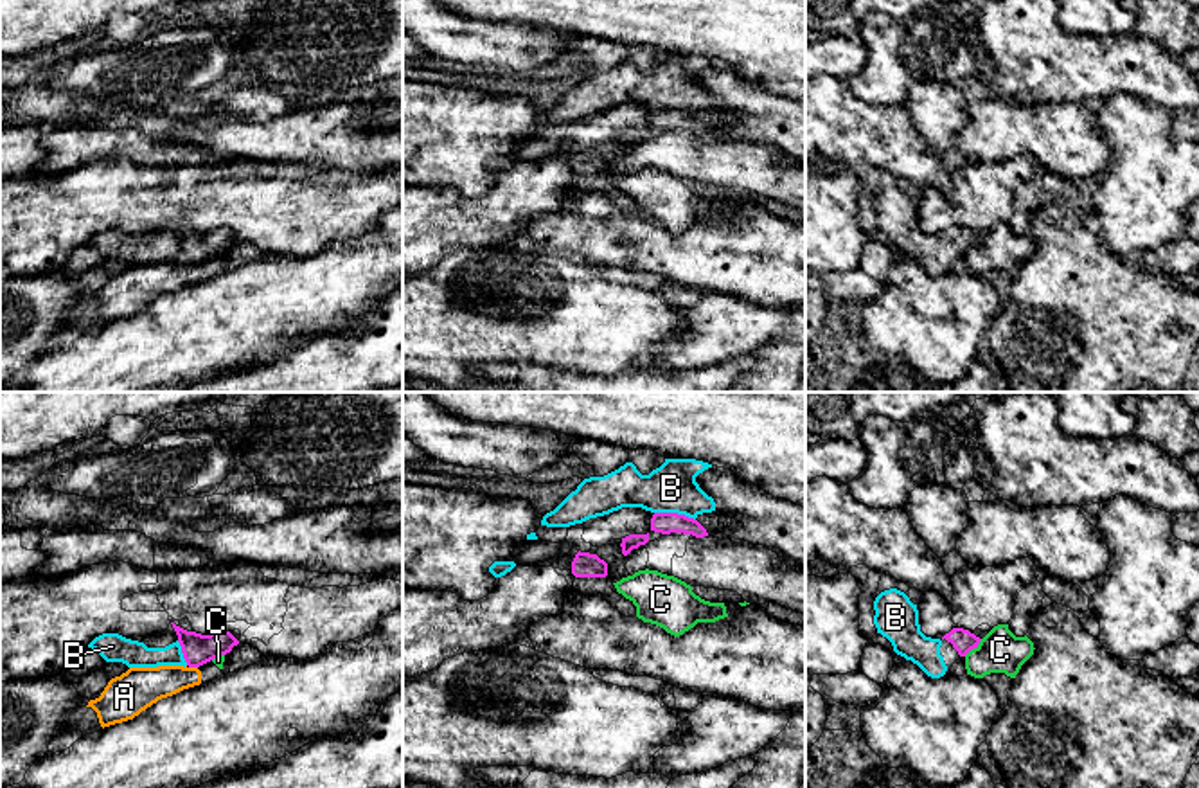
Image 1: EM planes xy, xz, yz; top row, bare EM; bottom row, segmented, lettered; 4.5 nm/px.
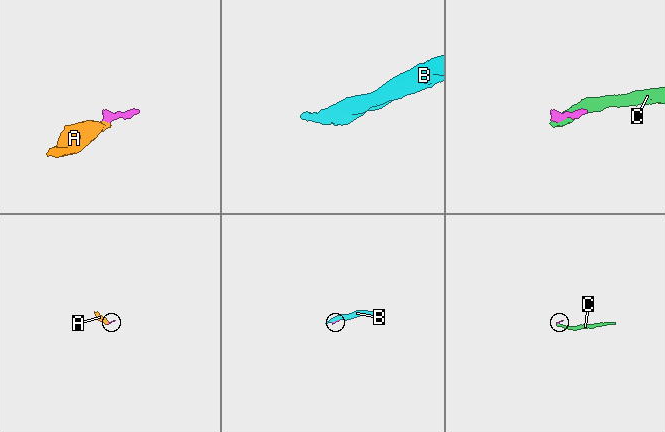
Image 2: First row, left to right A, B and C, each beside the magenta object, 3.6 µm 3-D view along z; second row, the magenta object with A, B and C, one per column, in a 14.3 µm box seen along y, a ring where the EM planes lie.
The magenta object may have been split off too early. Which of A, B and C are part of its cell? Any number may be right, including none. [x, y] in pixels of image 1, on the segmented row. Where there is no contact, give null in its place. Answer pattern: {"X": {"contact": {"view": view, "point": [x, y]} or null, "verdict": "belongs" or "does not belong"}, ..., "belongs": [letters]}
{"A": {"contact": {"view": "xy", "point": [193, 666]}, "verdict": "does not belong"}, "B": {"contact": {"view": "xz", "point": [674, 513]}, "verdict": "belongs"}, "C": {"contact": {"view": "yz", "point": [973, 648]}, "verdict": "does not belong"}, "belongs": ["B"]}

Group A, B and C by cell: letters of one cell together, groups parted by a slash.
A C / B

